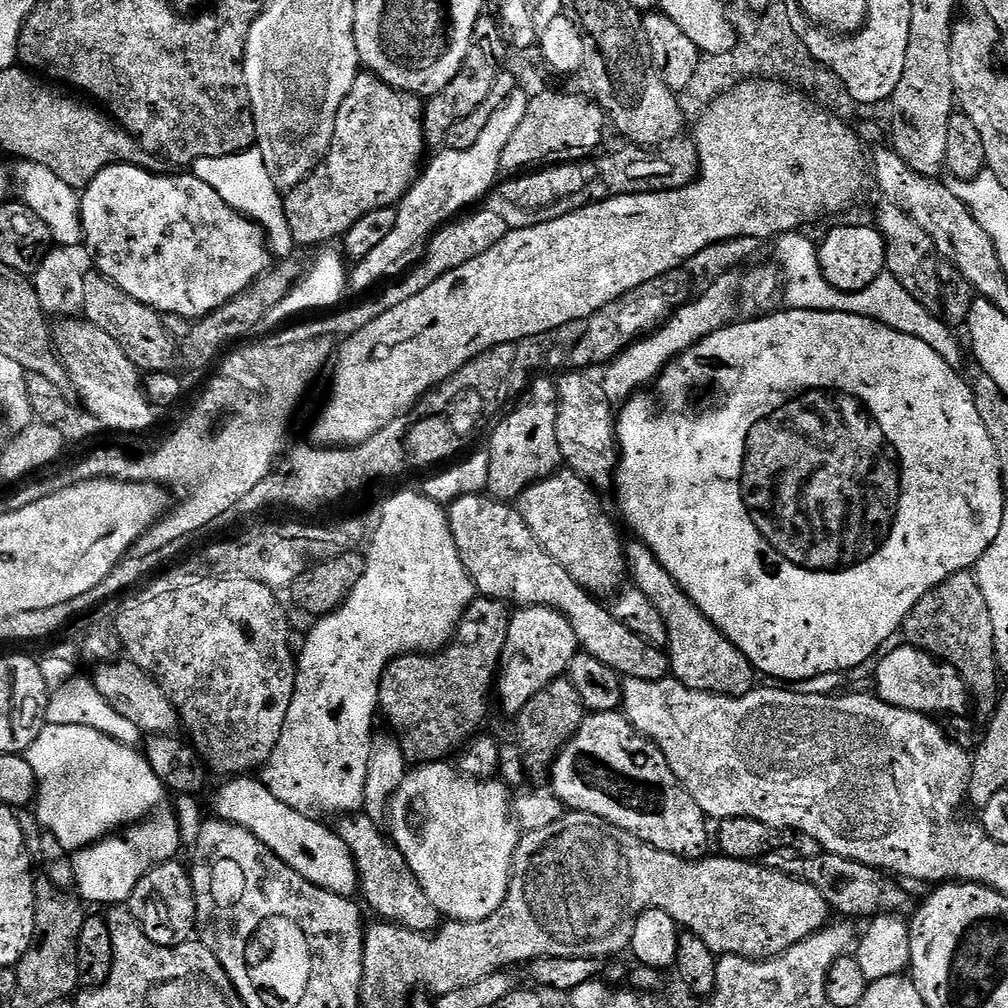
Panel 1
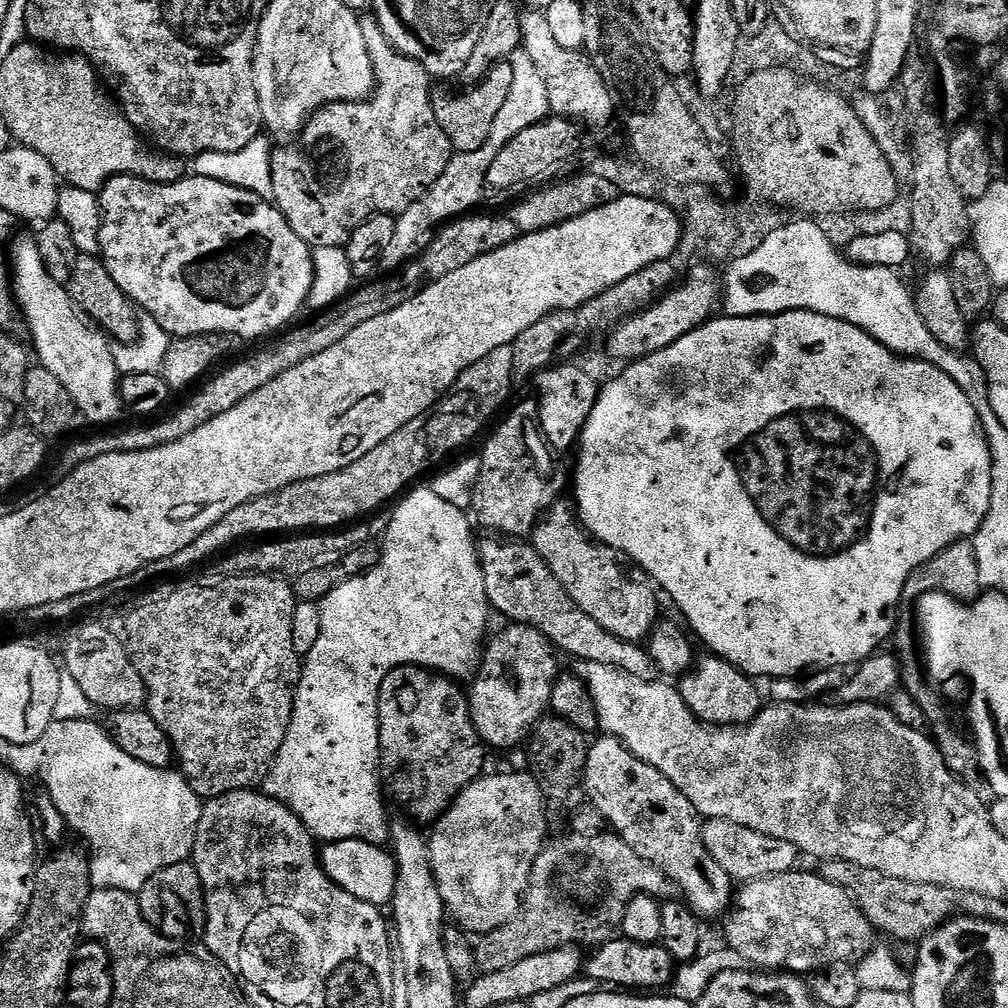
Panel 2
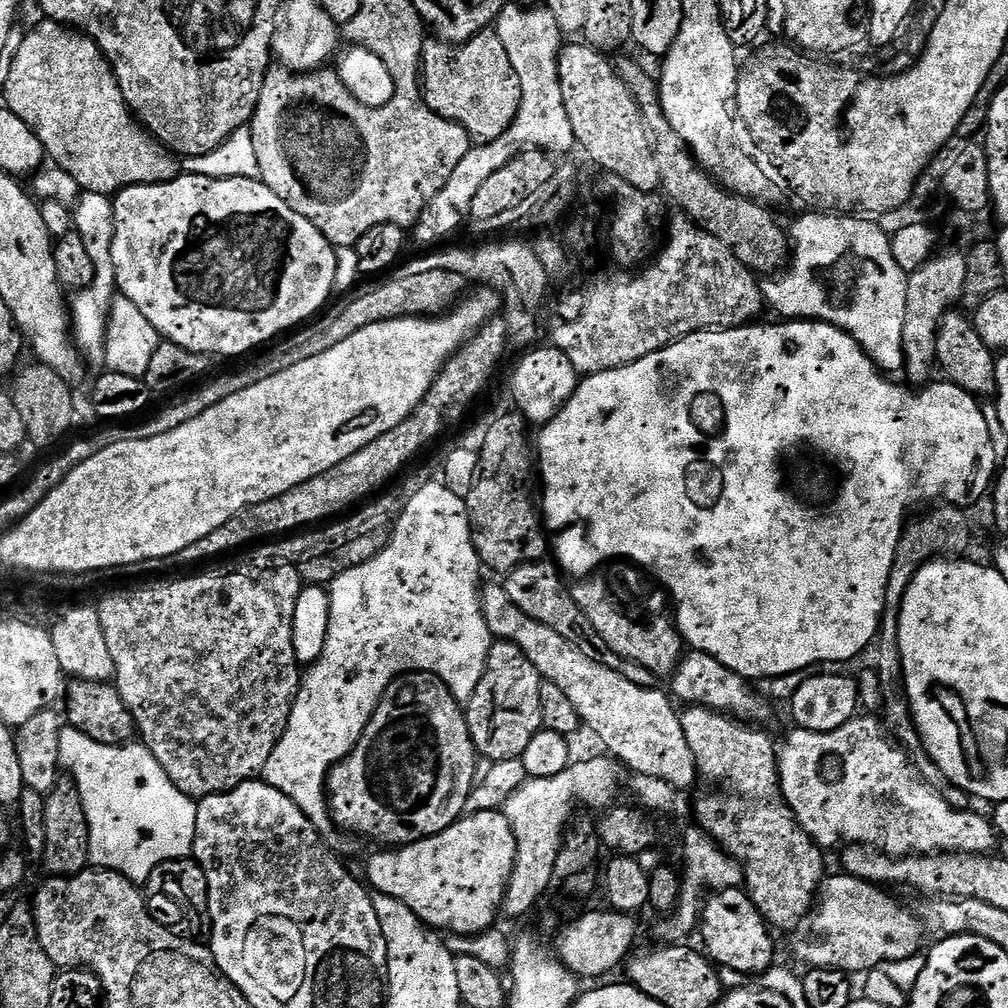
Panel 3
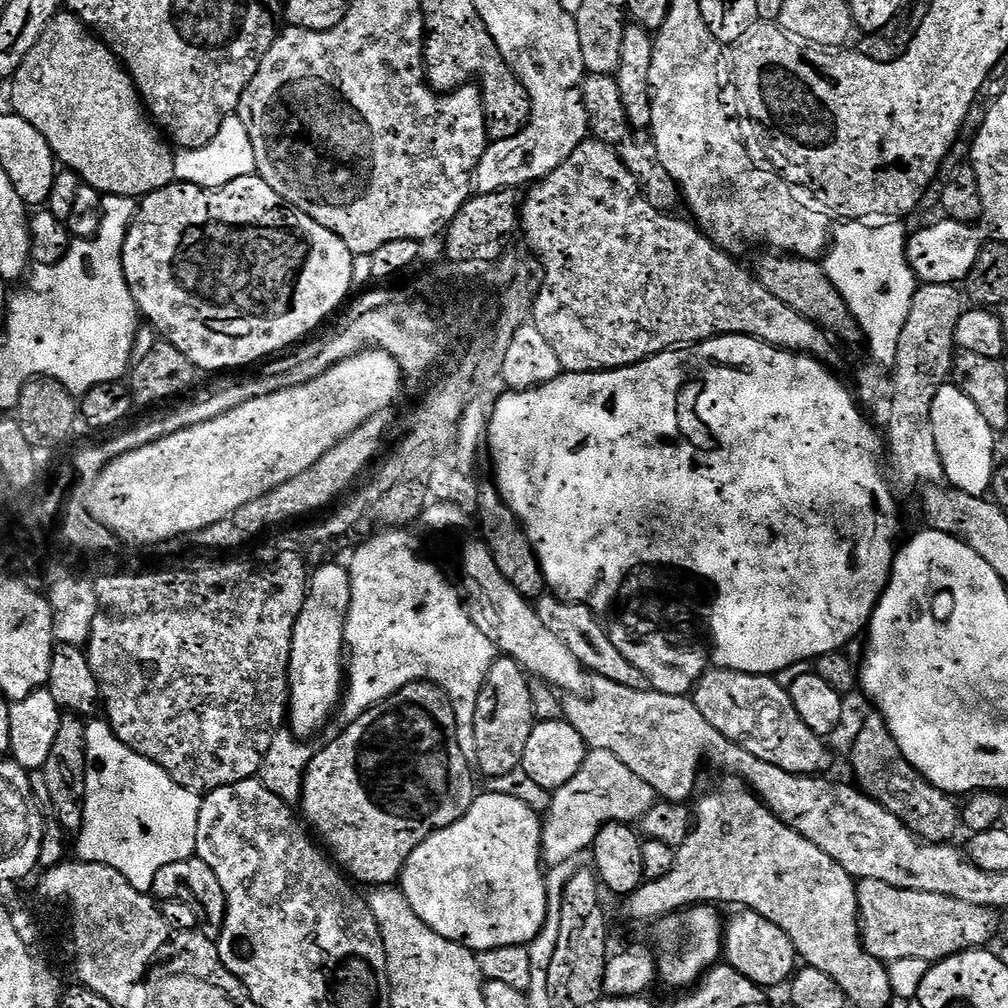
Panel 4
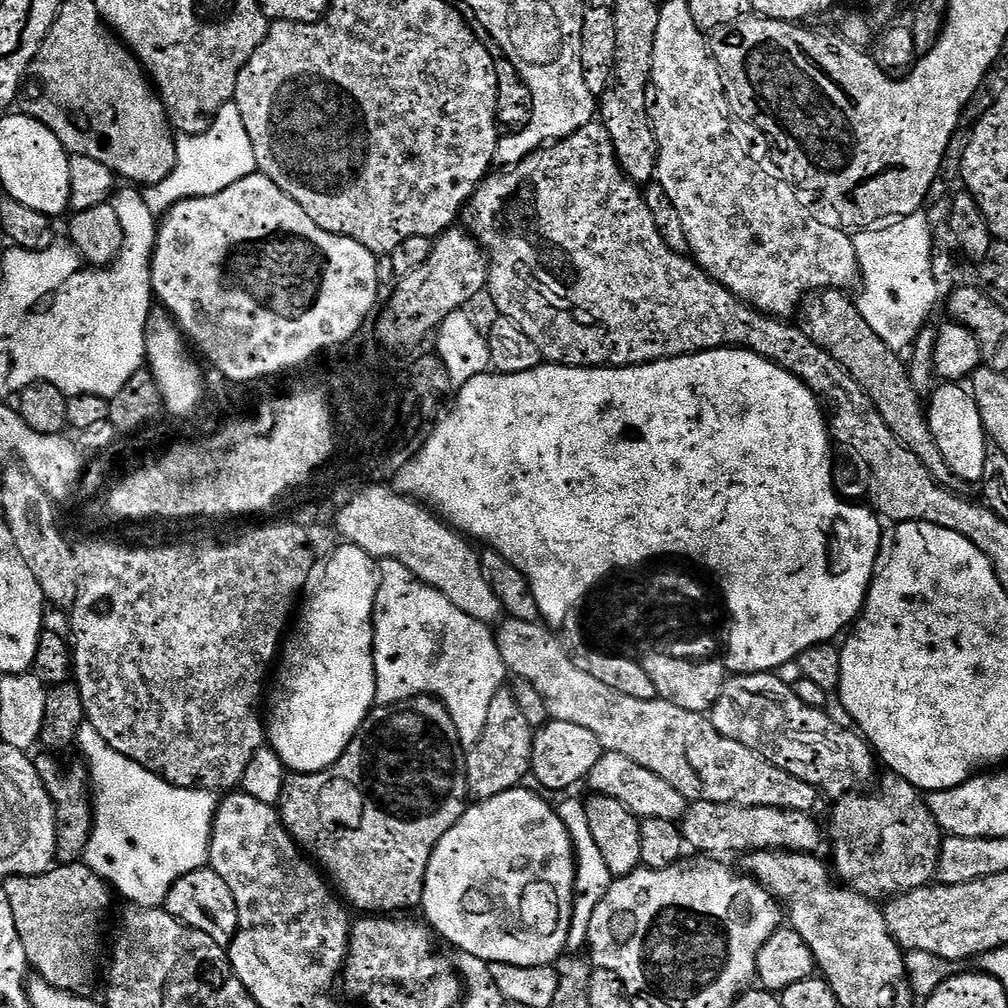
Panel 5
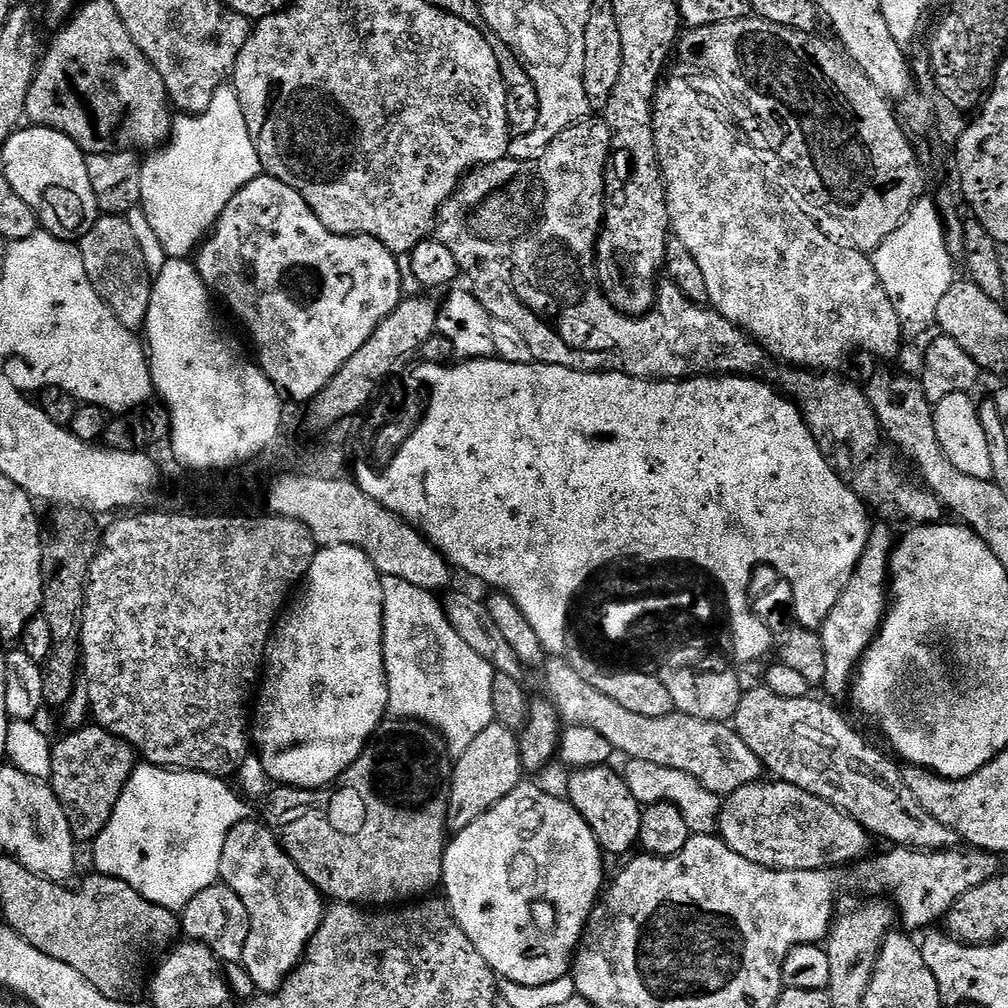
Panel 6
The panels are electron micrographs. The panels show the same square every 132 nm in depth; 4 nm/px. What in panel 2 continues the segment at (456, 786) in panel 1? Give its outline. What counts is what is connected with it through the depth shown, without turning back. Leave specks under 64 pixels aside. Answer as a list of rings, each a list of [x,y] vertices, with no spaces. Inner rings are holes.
[[[505,770],[501,776],[481,775],[480,779],[473,780],[467,784],[456,799],[449,804],[443,816],[435,821],[436,828],[427,837],[428,841],[428,862],[432,865],[432,877],[436,880],[437,889],[440,891],[440,897],[444,903],[447,915],[452,916],[457,925],[468,934],[483,934],[498,930],[498,926],[502,926],[506,922],[510,922],[510,918],[514,918],[514,914],[520,909],[520,902],[524,899],[524,891],[528,889],[528,879],[532,873],[534,862],[538,858],[538,854],[544,849],[546,843],[546,835],[544,836],[544,808],[546,809],[546,801],[540,790],[540,781],[527,771]]]

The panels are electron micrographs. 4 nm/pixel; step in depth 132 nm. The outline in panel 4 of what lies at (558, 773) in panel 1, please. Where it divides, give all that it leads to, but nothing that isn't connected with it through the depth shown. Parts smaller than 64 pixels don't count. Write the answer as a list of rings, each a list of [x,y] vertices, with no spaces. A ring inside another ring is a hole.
[[[737,911],[733,920],[727,921],[722,945],[723,959],[734,970],[738,970],[750,982],[765,990],[773,990],[779,984],[787,985],[798,968],[798,957],[794,942],[774,922],[762,918],[756,912]]]

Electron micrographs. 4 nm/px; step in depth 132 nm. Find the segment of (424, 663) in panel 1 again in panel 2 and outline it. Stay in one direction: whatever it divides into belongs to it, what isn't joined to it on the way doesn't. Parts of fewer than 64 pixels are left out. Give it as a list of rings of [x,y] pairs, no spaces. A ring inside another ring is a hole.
[[[404,664],[400,668],[390,670],[390,674],[386,674],[380,687],[378,715],[380,717],[382,780],[390,800],[392,795],[393,802],[401,804],[409,812],[407,815],[413,821],[439,820],[449,804],[456,799],[456,795],[467,784],[480,779],[485,771],[486,745],[474,730],[472,711],[468,709],[468,696],[465,689],[463,692],[460,688],[463,687],[457,681],[427,668],[418,668],[415,664]]]

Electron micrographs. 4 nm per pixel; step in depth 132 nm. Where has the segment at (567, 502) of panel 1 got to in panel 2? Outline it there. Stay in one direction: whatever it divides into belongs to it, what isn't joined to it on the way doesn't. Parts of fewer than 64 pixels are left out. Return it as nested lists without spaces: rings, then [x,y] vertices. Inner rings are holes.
[[[557,502],[543,513],[530,533],[530,543],[542,562],[550,566],[554,578],[562,582],[566,594],[570,594],[576,605],[590,614],[602,630],[610,630],[614,638],[622,638],[626,642],[638,644],[647,641],[648,633],[662,616],[660,604],[656,601],[657,589],[627,576],[620,565],[621,553],[593,540],[571,503]]]

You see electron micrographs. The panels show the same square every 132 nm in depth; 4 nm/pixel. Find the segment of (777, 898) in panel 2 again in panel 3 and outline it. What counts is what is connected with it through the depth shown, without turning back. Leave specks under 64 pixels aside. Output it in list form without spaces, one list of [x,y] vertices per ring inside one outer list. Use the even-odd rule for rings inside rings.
[[[839,874],[840,876],[829,875],[822,885],[822,895],[819,897],[818,903],[813,907],[810,915],[807,917],[806,925],[808,924],[808,933],[804,936],[804,944],[800,944],[796,948],[796,956],[802,963],[808,964],[809,969],[814,968],[837,968],[839,972],[846,972],[849,974],[867,974],[872,969],[879,969],[886,962],[898,962],[902,958],[910,958],[911,956],[921,955],[924,944],[924,928],[926,932],[926,924],[923,919],[915,911],[912,912],[908,908],[903,908],[894,897],[891,896],[891,891],[885,890],[883,887],[871,884],[868,880],[859,880],[856,876],[849,876],[847,874]]]

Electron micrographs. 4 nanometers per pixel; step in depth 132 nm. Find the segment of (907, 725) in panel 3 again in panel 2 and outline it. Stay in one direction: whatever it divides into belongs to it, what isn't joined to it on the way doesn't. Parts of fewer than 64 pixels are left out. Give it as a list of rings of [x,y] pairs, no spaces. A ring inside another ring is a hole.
[[[971,539],[955,540],[946,550],[942,550],[930,562],[926,562],[906,582],[900,595],[899,605],[894,613],[894,631],[890,637],[891,651],[896,657],[896,665],[900,668],[900,684],[903,689],[912,694],[916,704],[926,714],[929,731],[936,737],[936,745],[942,754],[946,766],[967,786],[980,796],[987,797],[991,788],[980,770],[975,744],[956,726],[953,726],[947,703],[941,697],[940,691],[926,675],[922,663],[922,652],[918,647],[918,625],[916,623],[916,606],[920,598],[931,592],[944,592],[948,596],[955,596],[965,602],[971,602],[981,595],[982,585],[978,578],[978,558],[974,554]]]

